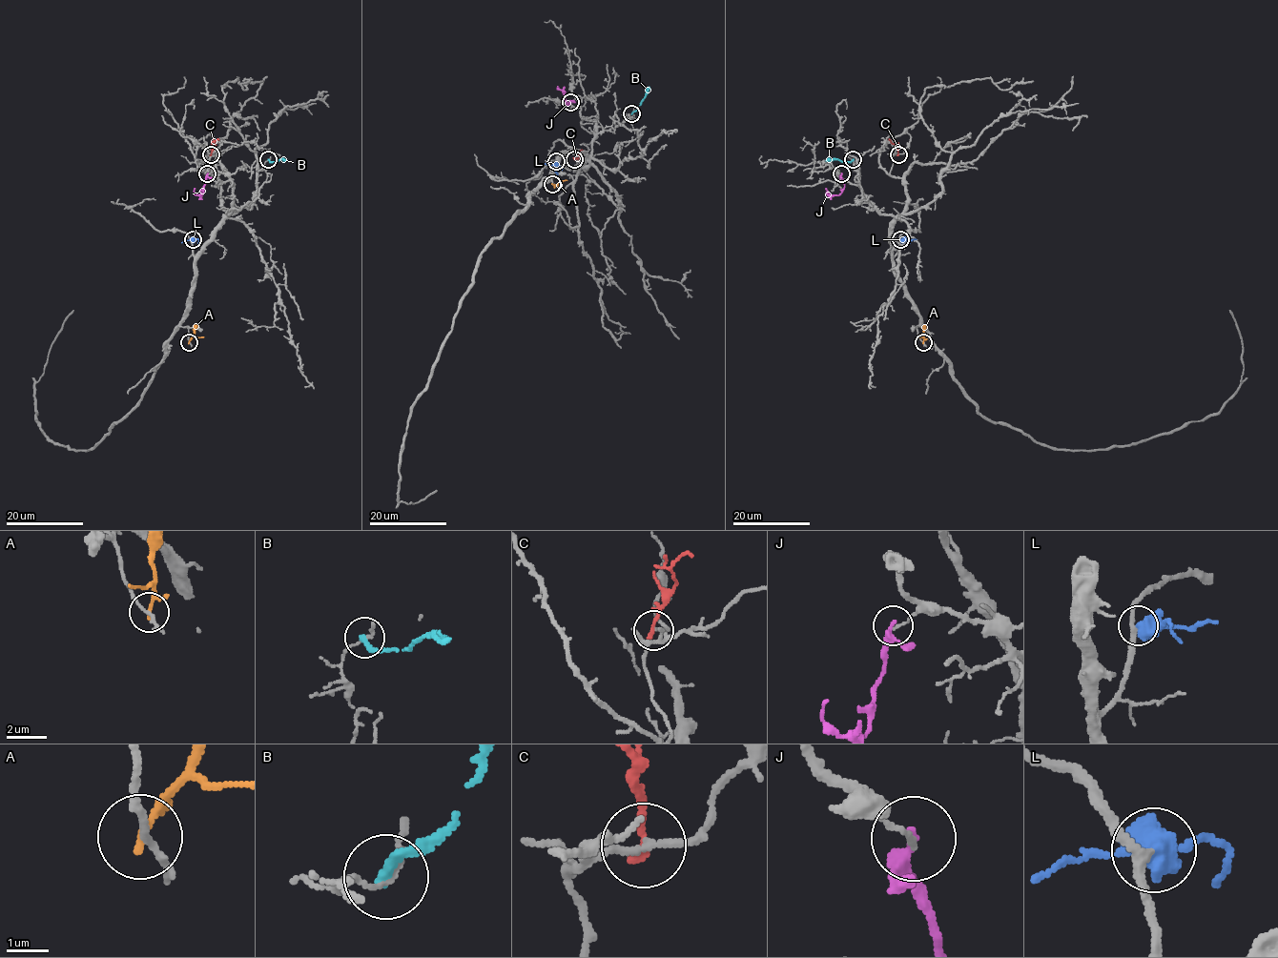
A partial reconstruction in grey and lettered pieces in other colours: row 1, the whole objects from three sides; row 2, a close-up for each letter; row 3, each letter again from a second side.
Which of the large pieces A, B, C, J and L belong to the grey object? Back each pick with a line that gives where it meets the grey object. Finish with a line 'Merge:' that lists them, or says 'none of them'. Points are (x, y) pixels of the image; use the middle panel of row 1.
L: contact (556, 161)
Merge: L

